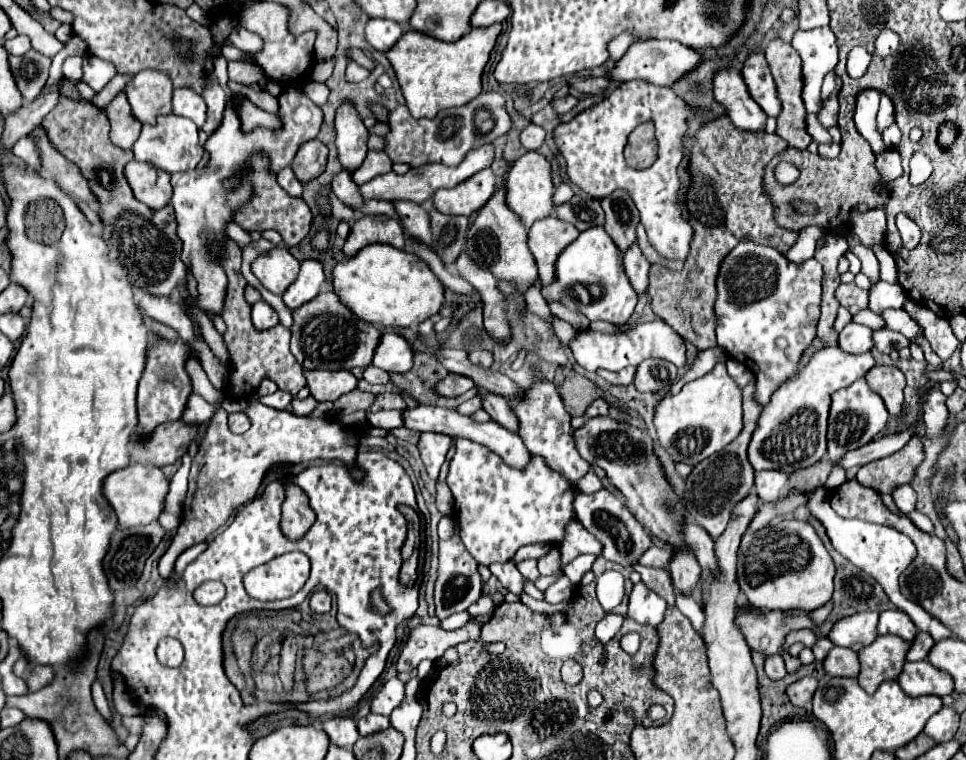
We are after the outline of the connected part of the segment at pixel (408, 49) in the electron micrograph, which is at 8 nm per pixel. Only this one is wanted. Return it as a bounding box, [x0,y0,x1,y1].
[386,24,502,118]

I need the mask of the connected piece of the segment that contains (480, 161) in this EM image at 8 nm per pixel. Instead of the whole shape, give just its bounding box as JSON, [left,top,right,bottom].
[358,146,494,202]

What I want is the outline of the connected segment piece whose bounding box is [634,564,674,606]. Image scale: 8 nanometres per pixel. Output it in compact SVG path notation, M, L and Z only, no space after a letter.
M634 566L636 572L640 572L642 582L654 590L658 596L666 600L668 606L674 606L674 588L670 582L670 574L666 570L654 570L654 568L644 568L644 566Z

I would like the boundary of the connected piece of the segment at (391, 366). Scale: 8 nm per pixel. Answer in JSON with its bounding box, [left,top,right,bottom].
[372,330,412,372]

